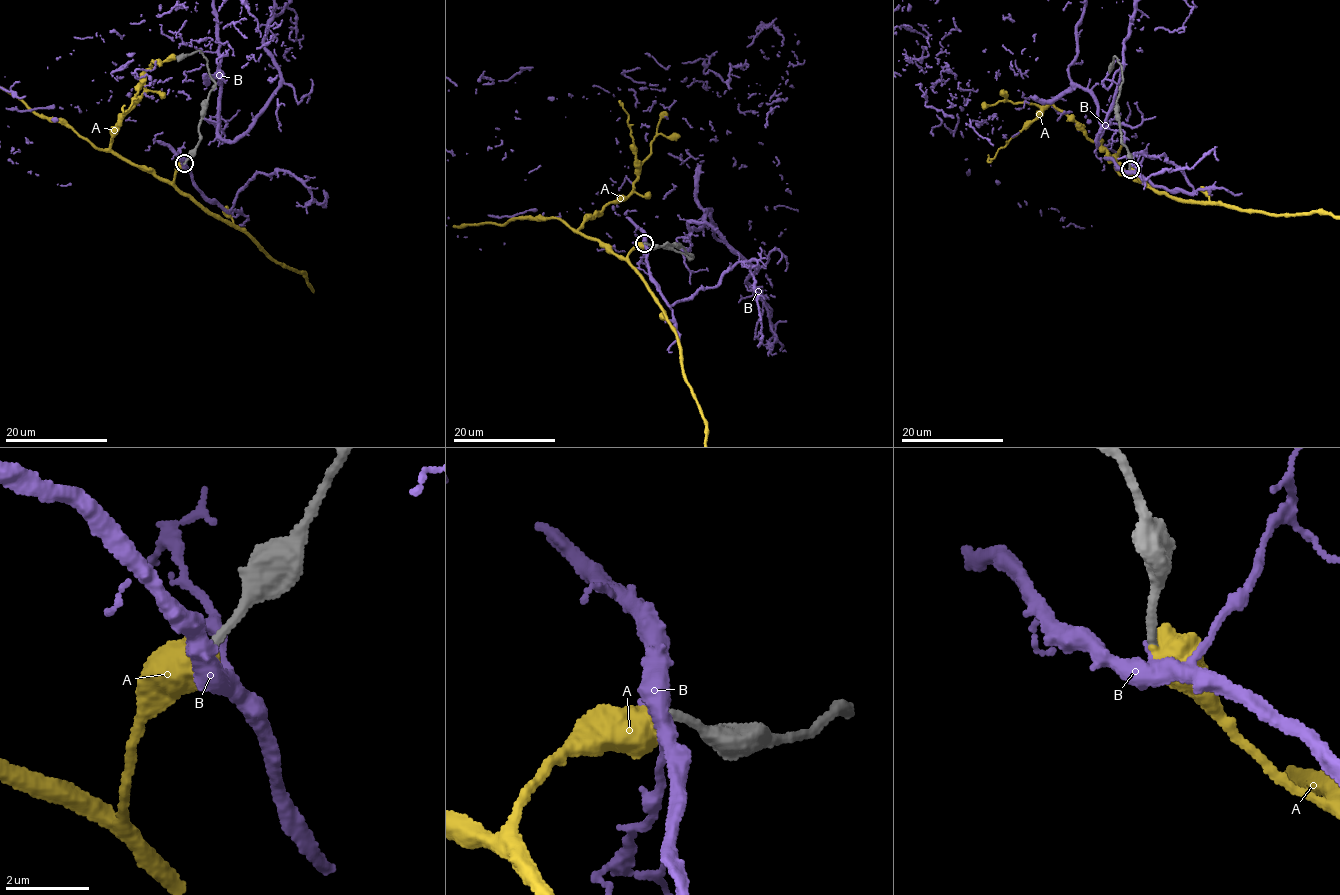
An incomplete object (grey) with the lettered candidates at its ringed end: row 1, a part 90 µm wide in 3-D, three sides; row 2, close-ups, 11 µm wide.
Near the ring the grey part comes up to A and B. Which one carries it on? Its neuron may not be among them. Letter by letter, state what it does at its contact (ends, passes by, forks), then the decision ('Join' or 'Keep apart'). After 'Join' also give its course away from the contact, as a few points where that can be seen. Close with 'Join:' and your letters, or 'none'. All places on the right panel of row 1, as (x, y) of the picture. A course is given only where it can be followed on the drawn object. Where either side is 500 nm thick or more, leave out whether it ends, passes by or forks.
A: Join
B: It passes by. Keep apart
Join: A

